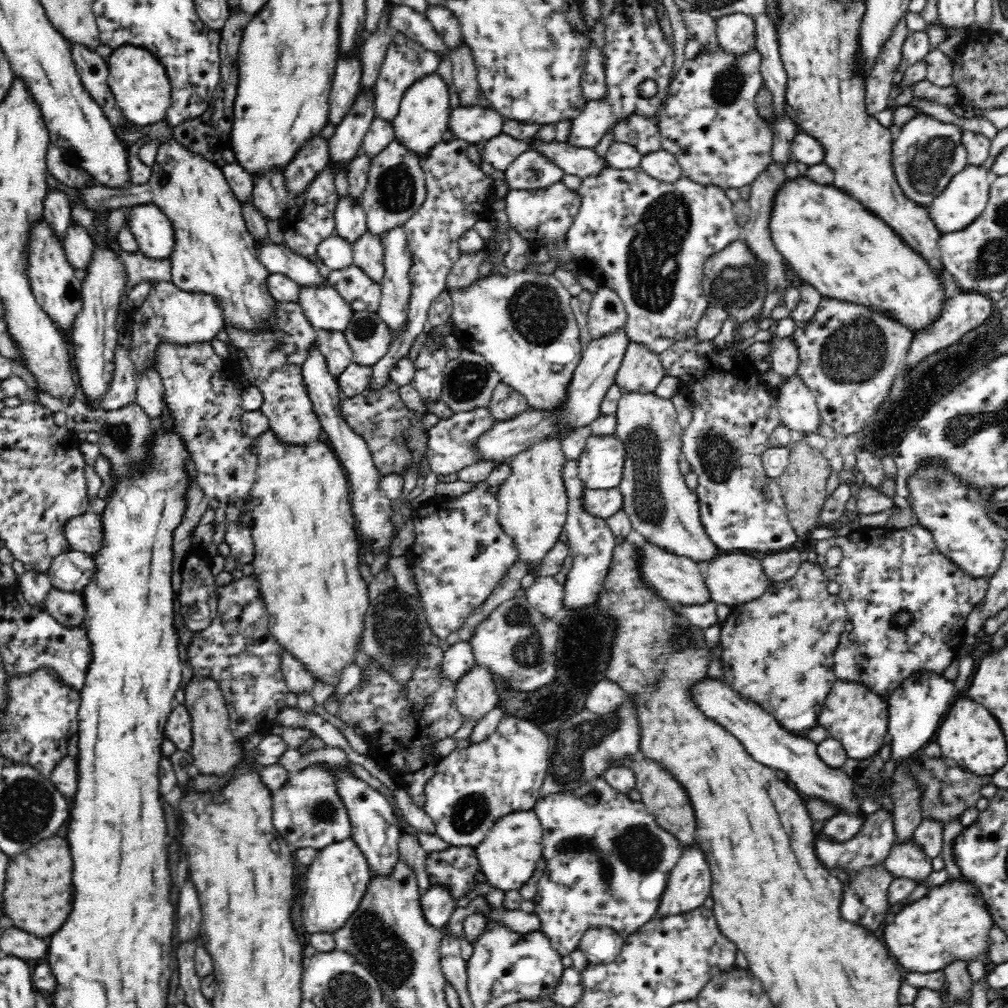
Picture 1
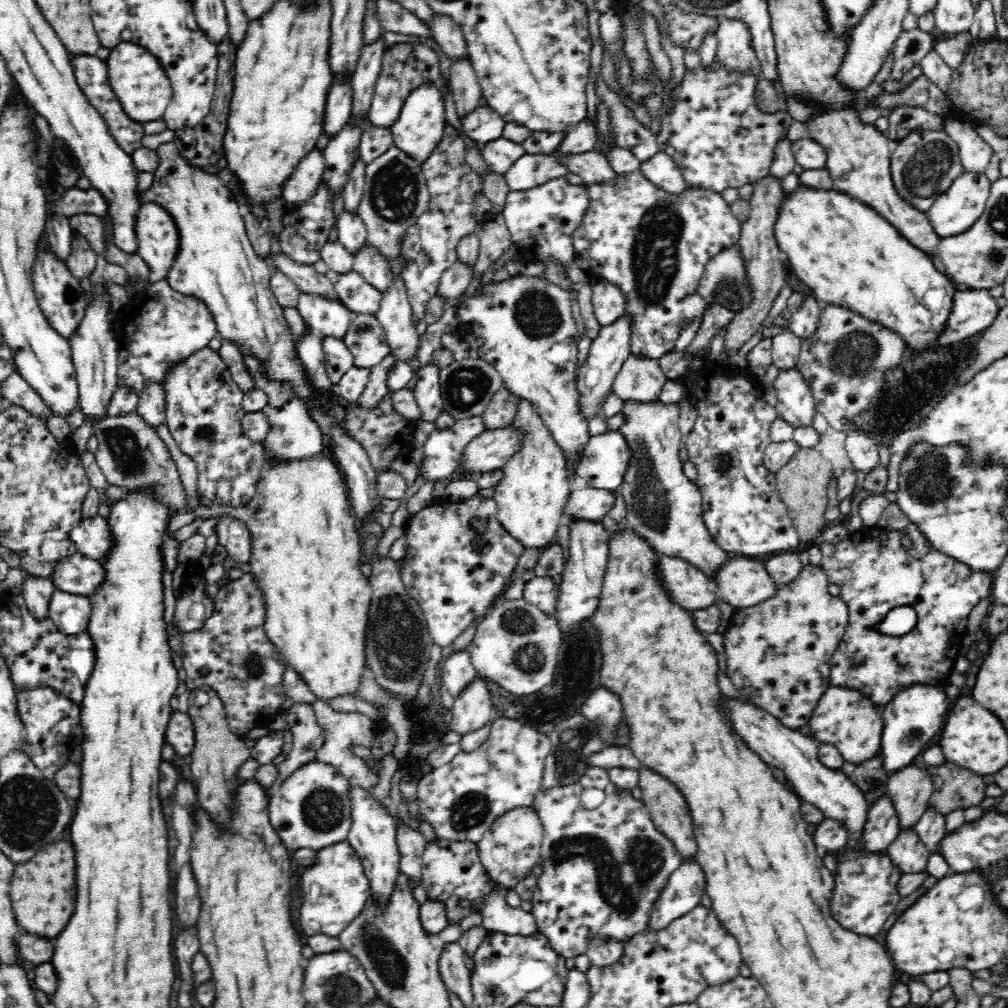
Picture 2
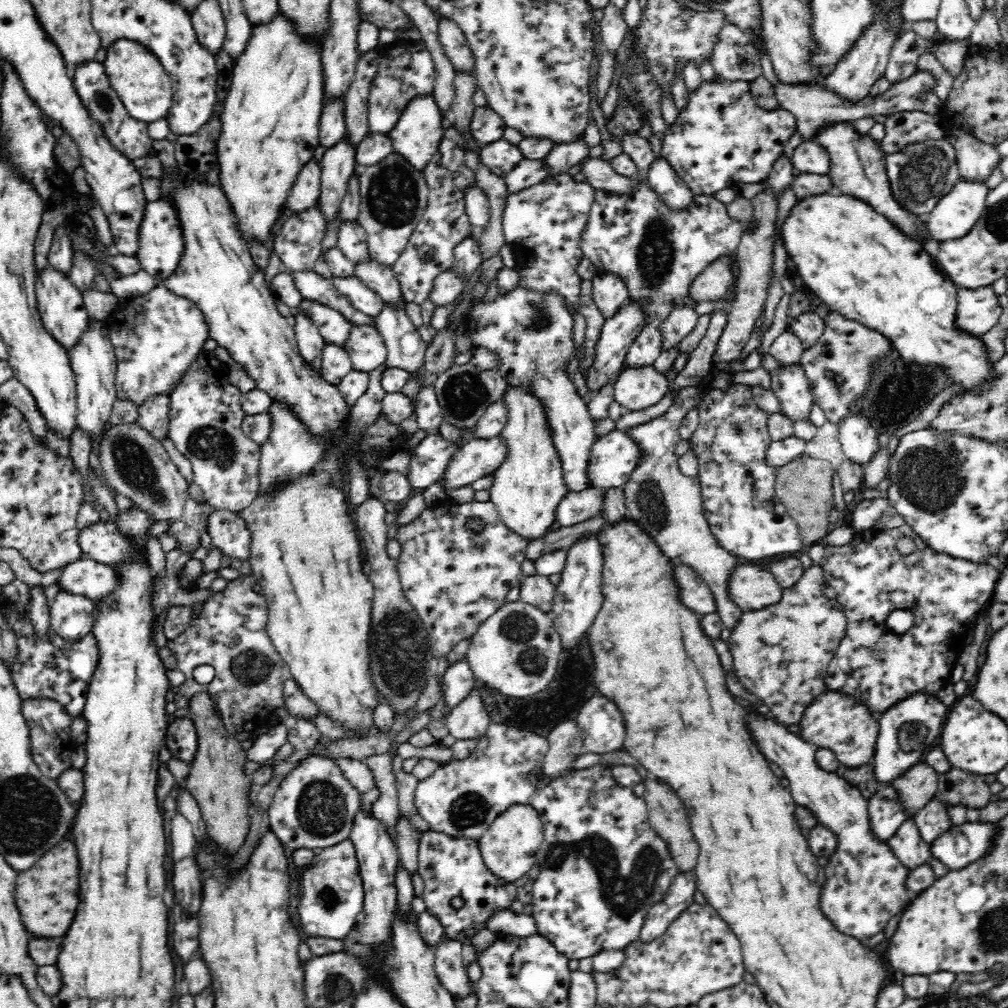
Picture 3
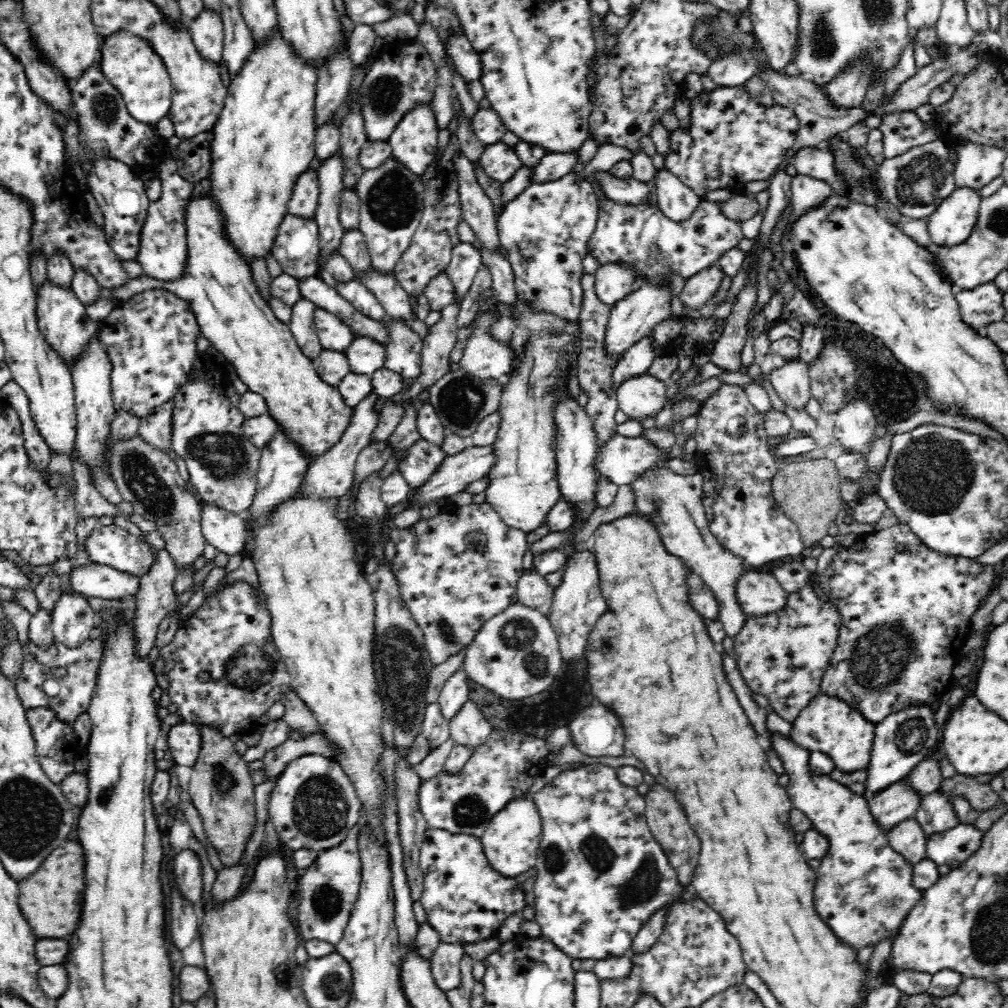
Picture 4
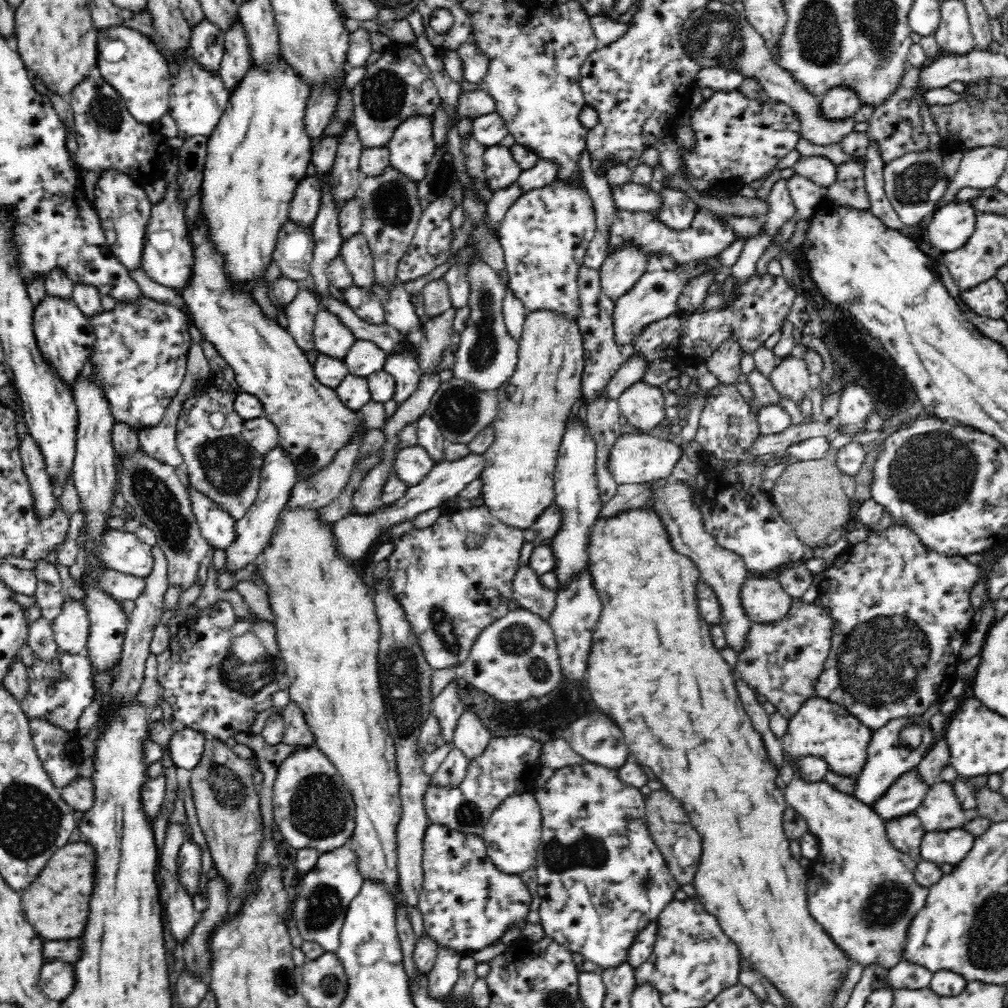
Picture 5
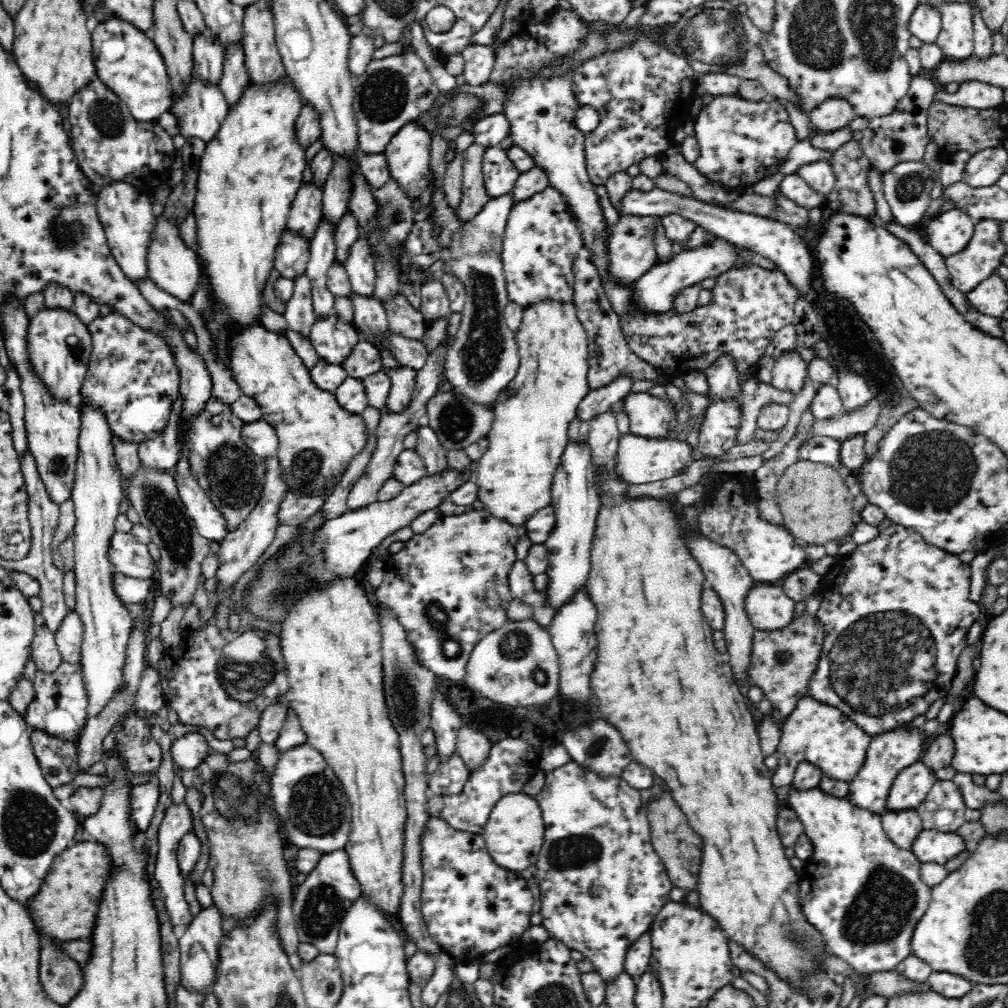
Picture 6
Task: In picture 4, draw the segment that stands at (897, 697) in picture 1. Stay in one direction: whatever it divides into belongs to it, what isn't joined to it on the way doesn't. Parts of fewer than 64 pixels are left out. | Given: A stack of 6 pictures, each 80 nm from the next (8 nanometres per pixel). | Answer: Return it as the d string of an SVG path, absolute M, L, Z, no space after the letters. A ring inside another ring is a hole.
M930 706L908 707L897 713L888 715L875 725L871 758L867 765L864 791L867 796L874 796L887 786L907 778L920 762L931 757L940 742L940 727L936 727L934 712Z

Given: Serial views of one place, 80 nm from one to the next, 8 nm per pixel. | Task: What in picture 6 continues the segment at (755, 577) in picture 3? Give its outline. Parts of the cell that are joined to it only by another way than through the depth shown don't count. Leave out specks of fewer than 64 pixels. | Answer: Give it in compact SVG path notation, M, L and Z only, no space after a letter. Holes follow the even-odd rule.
M756 583L747 594L745 609L756 631L778 632L794 622L795 602L783 593L782 585Z

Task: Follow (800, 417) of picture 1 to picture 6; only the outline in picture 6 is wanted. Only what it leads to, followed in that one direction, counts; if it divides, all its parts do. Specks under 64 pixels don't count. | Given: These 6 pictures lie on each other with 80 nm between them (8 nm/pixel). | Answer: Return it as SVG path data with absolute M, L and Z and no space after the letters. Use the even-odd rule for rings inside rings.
M784 350L775 356L771 385L778 390L796 392L804 386L806 363L796 350Z

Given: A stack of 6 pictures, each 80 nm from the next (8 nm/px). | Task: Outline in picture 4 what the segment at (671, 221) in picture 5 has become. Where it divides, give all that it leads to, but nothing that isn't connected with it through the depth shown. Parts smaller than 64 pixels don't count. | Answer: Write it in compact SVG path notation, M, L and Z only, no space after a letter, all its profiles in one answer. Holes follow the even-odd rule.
M664 169L655 174L659 210L673 222L686 222L696 212L701 197Z

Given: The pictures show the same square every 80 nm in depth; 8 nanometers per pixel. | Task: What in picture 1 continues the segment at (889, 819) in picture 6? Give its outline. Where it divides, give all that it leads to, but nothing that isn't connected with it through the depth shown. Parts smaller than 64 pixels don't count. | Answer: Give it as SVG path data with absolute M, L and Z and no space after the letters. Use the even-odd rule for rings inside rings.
M913 838L894 844L885 860L885 867L896 877L924 880L932 872L932 859L915 843Z

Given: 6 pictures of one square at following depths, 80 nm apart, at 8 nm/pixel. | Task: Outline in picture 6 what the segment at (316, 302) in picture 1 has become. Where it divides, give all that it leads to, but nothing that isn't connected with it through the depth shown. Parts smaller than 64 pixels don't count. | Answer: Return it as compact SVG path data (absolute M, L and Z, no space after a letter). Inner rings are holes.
M334 314L315 321L308 337L318 358L336 365L342 365L354 345L360 341L356 328L352 324L343 323Z

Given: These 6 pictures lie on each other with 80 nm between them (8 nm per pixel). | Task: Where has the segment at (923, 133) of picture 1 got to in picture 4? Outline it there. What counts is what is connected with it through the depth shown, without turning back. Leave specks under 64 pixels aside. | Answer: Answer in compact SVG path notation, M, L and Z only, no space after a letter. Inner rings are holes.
M941 140L912 148L906 154L884 159L878 168L879 187L896 206L905 221L927 219L946 197L955 191L955 164L950 161L951 148Z

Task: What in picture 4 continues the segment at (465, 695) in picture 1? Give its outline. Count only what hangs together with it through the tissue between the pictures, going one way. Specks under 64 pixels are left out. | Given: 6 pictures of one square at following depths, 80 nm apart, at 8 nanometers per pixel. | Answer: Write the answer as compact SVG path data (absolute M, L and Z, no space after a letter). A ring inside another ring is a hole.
M472 700L467 701L449 722L449 736L454 744L464 745L472 752L484 744L492 731L490 723Z

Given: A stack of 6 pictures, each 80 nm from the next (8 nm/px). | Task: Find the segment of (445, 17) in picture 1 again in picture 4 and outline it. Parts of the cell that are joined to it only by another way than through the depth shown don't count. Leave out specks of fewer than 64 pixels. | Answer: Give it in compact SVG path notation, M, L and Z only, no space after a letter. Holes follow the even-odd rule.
M452 35L445 49L448 56L453 58L455 70L460 72L467 83L480 81L483 71L482 59L465 35Z

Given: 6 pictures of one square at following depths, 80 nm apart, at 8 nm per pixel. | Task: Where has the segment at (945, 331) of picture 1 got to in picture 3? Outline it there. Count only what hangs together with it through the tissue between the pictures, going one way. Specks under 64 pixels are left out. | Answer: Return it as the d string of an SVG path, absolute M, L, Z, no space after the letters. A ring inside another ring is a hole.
M992 285L957 290L956 324L960 330L979 337L1000 320L1003 307Z

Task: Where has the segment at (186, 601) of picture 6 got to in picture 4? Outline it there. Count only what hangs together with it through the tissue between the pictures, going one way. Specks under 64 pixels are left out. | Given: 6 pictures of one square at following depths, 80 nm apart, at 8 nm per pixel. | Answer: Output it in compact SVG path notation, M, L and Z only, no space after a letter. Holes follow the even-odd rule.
M136 435L129 441L110 440L108 474L116 483L123 500L133 504L133 512L140 514L144 520L154 522L156 532L159 532L165 542L164 549L174 559L176 576L189 568L193 568L194 561L202 556L204 546L207 543L200 526L200 510L202 510L202 507L200 507L198 495L192 494L186 489L186 481L178 473L176 463L166 453L154 449L142 437Z

